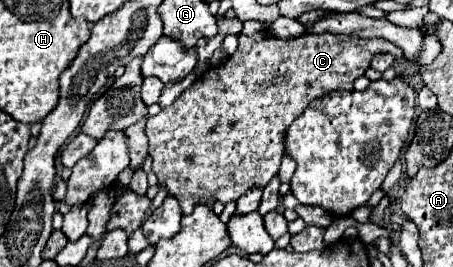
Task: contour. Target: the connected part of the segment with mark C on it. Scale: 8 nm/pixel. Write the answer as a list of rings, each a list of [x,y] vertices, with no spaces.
[[[265,32],[253,36],[239,34],[239,48],[235,54],[223,64],[209,66],[171,106],[147,118],[145,132],[149,138],[149,156],[153,158],[153,172],[159,178],[159,186],[165,184],[167,192],[177,196],[183,214],[189,214],[199,202],[221,200],[227,204],[237,200],[253,184],[265,186],[271,176],[279,172],[289,124],[299,118],[313,100],[333,90],[353,90],[355,78],[365,74],[371,58],[379,52],[391,52],[397,60],[403,58],[401,48],[387,40],[363,40],[347,34],[323,32],[287,40]]]

